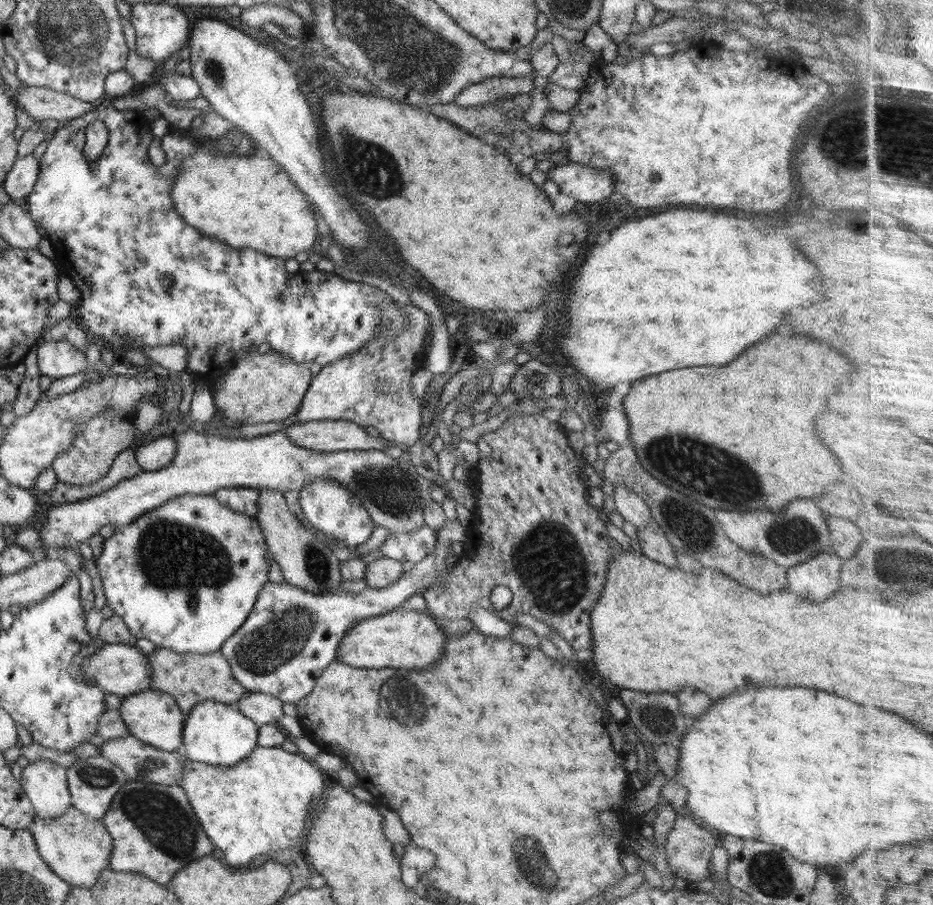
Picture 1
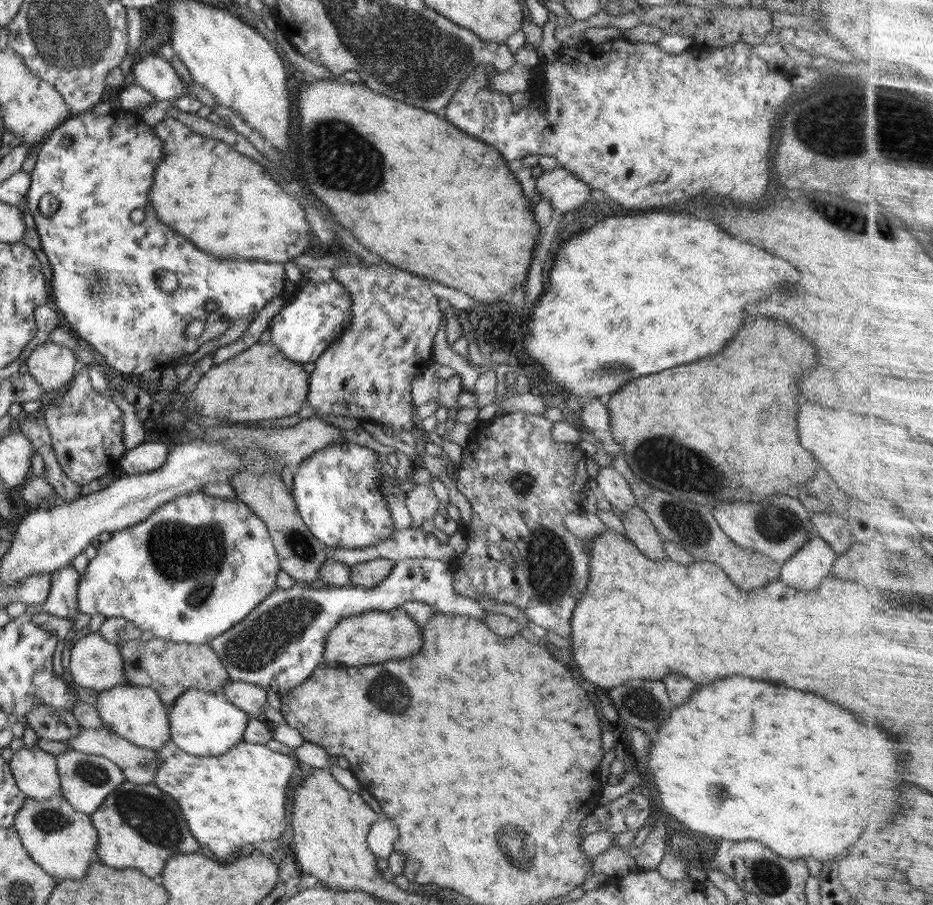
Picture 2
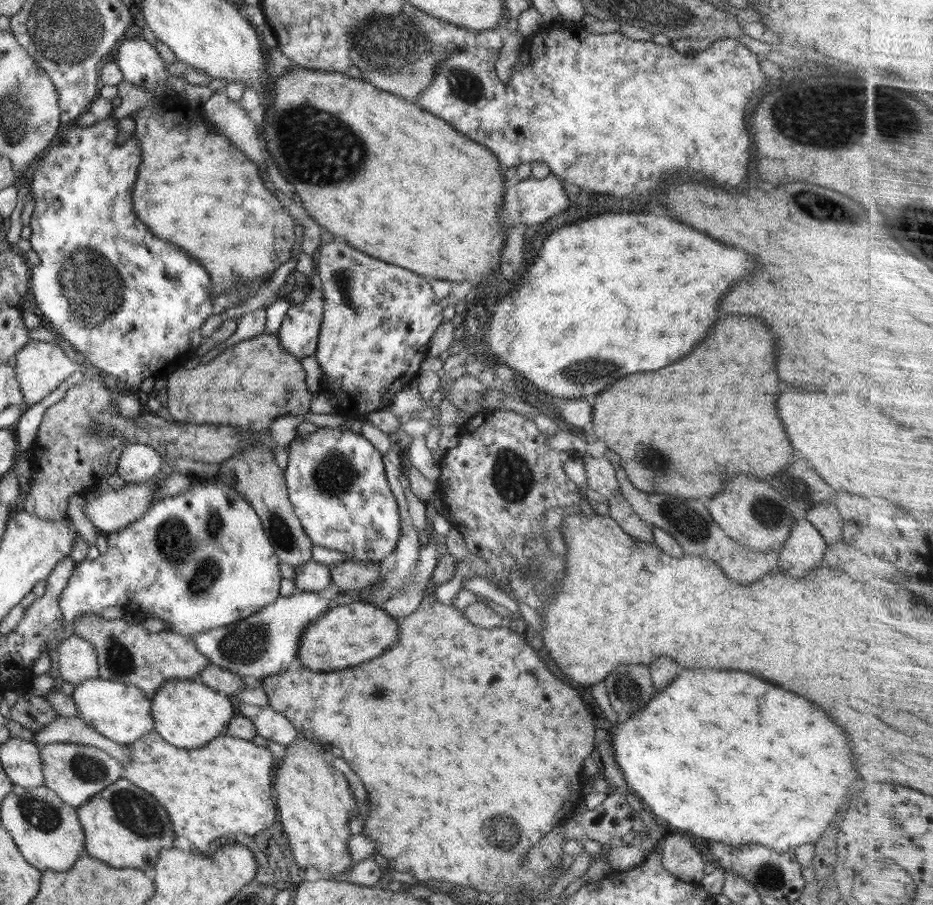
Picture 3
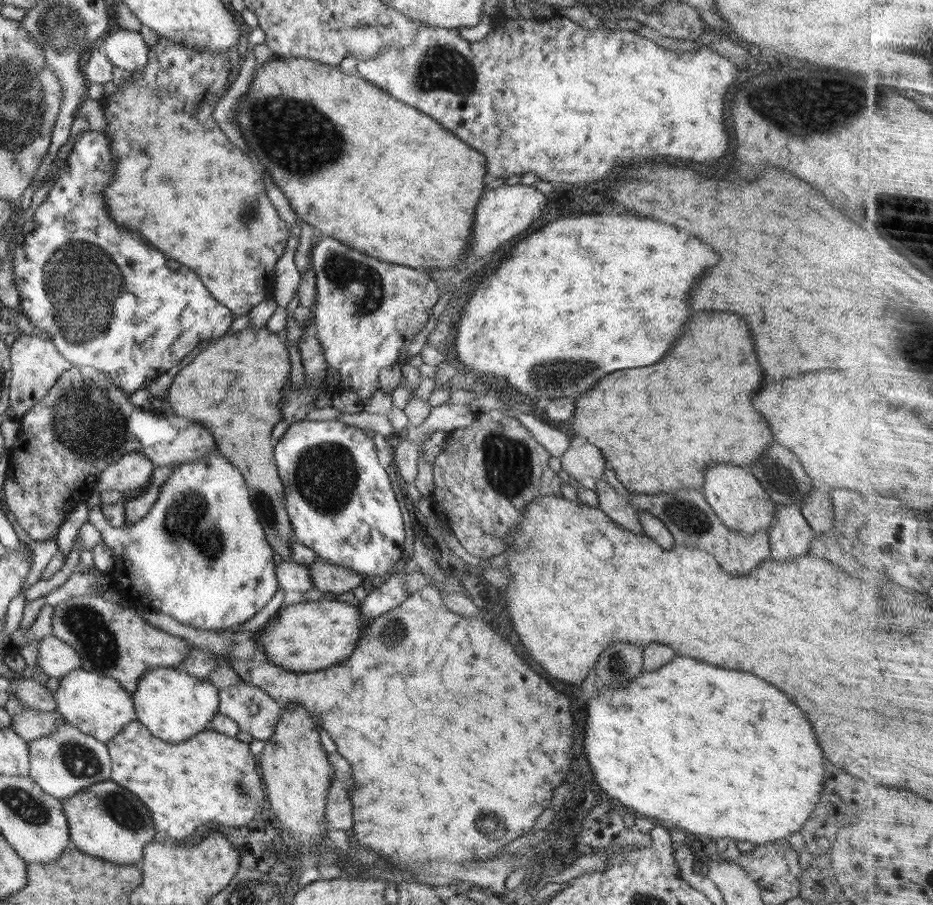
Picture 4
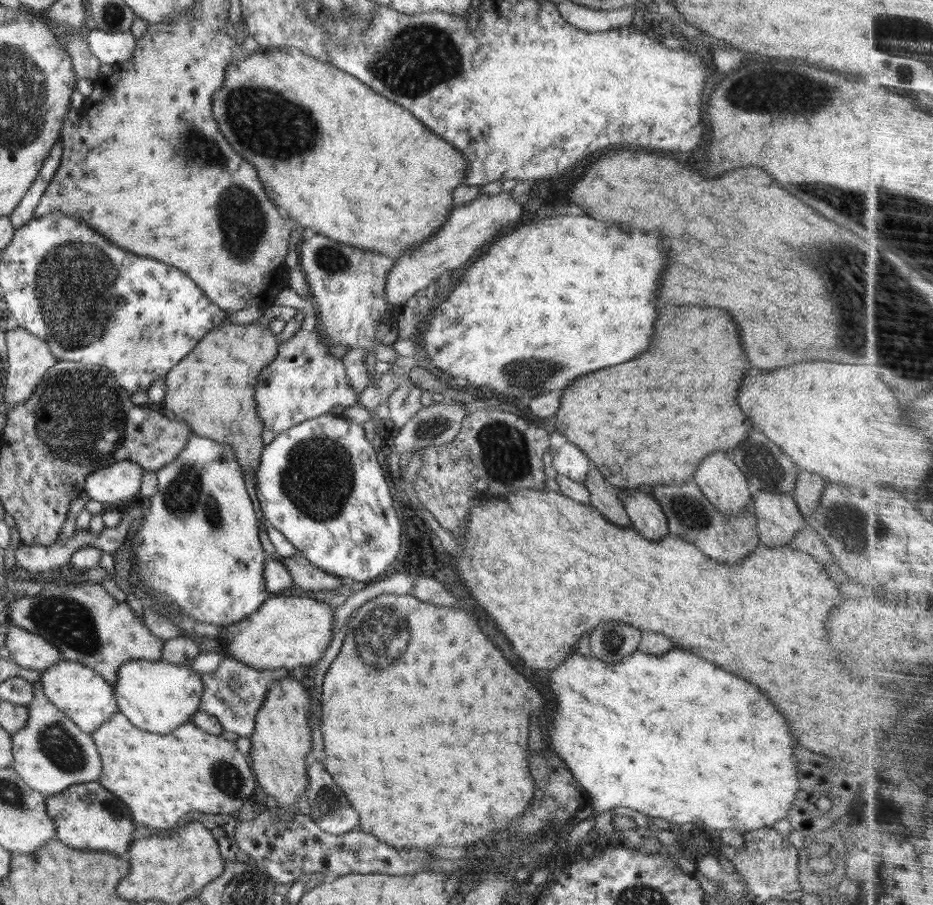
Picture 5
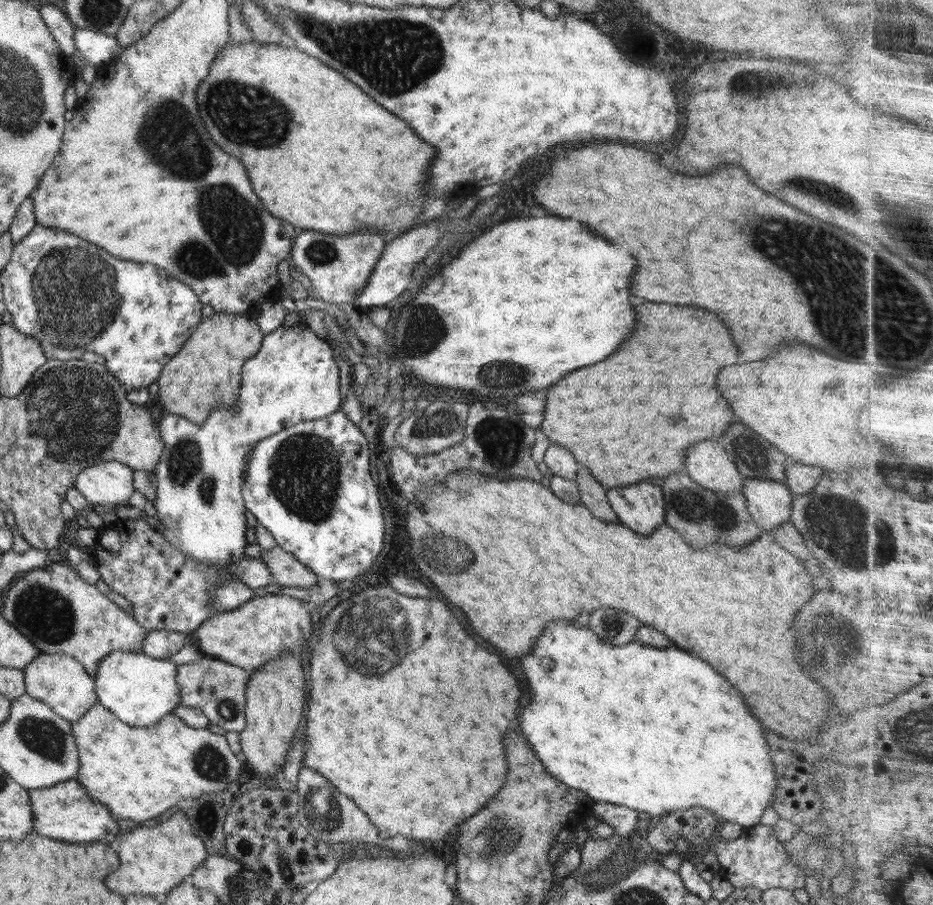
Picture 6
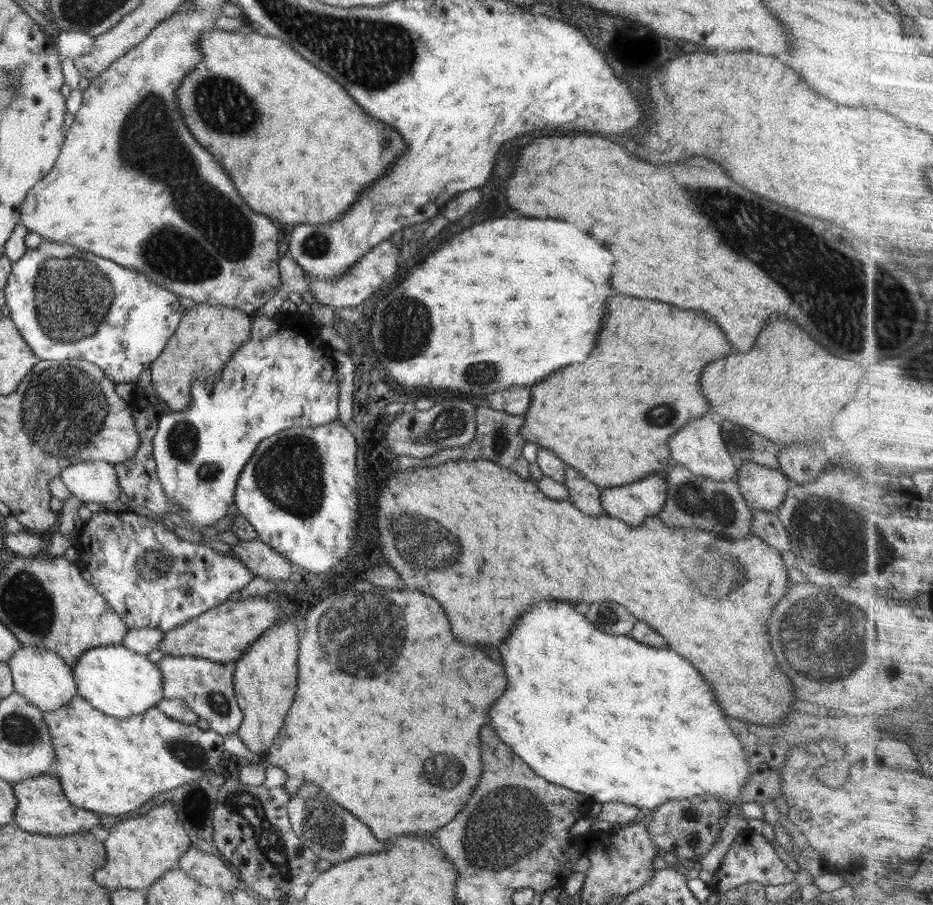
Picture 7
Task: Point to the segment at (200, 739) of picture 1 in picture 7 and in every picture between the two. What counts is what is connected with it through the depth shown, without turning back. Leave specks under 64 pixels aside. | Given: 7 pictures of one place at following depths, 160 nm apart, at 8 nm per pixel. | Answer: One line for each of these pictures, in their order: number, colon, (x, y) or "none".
2: (201, 723)
3: (188, 714)
4: (173, 705)
5: (157, 697)
6: (139, 689)
7: (121, 683)

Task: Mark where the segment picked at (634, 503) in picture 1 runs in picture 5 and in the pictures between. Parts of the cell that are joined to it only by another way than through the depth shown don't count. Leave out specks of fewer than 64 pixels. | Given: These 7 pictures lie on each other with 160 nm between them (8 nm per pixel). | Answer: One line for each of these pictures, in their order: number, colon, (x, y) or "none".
2: (612, 484)
3: (601, 476)
4: (584, 463)
5: (568, 461)

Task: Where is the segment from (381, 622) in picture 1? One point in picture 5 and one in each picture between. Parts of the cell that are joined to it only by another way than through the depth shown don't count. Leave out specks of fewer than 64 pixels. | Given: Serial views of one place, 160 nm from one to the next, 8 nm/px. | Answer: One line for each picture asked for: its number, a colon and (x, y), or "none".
2: (374, 637)
3: (347, 635)
4: (309, 636)
5: (290, 632)

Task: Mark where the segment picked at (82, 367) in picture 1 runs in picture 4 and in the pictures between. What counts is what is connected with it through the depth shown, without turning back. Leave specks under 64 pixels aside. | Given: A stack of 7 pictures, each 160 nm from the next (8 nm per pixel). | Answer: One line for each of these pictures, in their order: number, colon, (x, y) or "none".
2: (52, 365)
3: (41, 367)
4: (36, 364)

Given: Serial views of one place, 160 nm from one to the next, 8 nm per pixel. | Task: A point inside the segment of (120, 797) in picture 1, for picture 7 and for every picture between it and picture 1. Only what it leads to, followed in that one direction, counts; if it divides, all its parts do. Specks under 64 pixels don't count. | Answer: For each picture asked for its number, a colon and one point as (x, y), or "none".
2: (139, 826)
3: (125, 826)
4: (104, 819)
5: (87, 816)
6: (64, 812)
7: (42, 808)

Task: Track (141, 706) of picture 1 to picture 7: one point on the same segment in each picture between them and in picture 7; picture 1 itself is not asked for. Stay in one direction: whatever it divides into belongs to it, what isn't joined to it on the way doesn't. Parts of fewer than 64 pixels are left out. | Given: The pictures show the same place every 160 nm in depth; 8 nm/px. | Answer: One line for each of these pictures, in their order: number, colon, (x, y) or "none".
2: (135, 713)
3: (118, 711)
4: (96, 704)
5: (79, 692)
6: (59, 681)
7: (39, 675)

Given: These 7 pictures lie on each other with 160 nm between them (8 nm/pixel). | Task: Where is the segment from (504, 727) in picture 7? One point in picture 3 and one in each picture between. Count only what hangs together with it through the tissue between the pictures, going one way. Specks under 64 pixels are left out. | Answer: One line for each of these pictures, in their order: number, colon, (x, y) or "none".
3: (722, 755)
4: (717, 752)
5: (718, 755)
6: (658, 731)

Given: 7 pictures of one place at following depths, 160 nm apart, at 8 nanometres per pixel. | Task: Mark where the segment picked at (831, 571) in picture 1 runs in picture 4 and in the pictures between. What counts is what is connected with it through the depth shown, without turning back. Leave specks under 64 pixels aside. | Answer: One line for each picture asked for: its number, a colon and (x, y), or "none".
2: (807, 568)
3: (805, 549)
4: (790, 535)

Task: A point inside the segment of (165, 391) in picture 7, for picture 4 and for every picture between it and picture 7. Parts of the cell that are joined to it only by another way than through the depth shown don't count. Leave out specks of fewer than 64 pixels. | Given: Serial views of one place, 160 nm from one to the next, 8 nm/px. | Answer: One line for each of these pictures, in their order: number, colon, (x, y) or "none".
4: (235, 387)
5: (211, 388)
6: (206, 371)

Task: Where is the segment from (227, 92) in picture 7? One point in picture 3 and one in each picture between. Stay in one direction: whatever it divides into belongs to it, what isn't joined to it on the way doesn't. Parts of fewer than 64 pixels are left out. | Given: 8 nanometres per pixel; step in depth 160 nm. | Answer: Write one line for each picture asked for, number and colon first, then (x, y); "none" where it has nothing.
3: (395, 181)
4: (412, 201)
5: (352, 165)
6: (323, 156)

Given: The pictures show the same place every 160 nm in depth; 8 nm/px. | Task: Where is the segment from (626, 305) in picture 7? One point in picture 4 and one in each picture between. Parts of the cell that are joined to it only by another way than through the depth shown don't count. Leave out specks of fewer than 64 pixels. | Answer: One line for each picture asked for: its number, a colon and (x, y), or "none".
4: (659, 427)
5: (667, 408)
6: (672, 362)

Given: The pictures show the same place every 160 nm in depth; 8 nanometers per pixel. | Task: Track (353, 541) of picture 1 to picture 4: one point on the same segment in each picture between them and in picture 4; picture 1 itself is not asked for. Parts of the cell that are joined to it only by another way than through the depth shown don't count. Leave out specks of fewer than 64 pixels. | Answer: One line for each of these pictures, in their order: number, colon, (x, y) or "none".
2: (337, 491)
3: (336, 482)
4: (340, 503)

